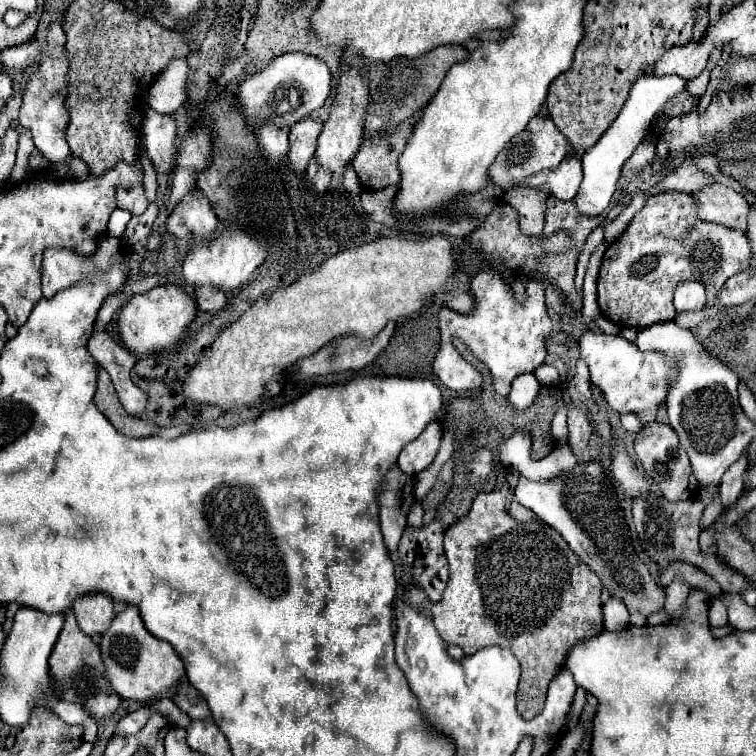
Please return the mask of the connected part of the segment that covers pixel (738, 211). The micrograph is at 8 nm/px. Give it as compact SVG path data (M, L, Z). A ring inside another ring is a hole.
M709 184L693 196L697 200L697 216L701 220L745 232L749 204L743 198L743 194L721 184Z

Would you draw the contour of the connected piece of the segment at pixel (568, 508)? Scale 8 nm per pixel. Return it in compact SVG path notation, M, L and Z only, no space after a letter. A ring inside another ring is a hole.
M601 462L579 464L557 478L541 482L519 478L513 496L519 504L535 512L537 518L555 528L567 540L569 548L599 576L603 588L607 588L611 596L623 598L629 610L637 610L643 616L663 610L665 588L651 580L647 566L643 566L641 558L635 554L623 508Z

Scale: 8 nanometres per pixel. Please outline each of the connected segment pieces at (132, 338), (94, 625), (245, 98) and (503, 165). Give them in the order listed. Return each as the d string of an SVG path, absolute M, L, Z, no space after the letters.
M157 286L147 294L135 294L121 308L117 326L123 344L137 356L147 356L155 350L173 350L183 340L187 326L197 314L195 300L175 286Z
M101 592L79 596L73 602L73 612L77 616L79 628L87 636L103 634L109 628L113 616L115 616L113 600L107 594L101 594Z
M289 52L277 56L263 72L249 76L237 94L237 100L247 116L251 128L273 120L275 124L295 124L309 116L313 110L321 108L331 92L331 72L327 64L311 54Z
M537 116L537 118L533 118L533 120L527 124L525 132L517 134L517 136L499 152L499 156L495 158L495 162L493 162L491 168L489 168L489 178L491 178L495 184L505 186L505 184L511 182L511 180L523 180L523 178L527 178L529 174L557 168L567 154L571 154L569 142L567 142L565 136L557 130L557 126L553 124L553 120L551 120L551 118Z

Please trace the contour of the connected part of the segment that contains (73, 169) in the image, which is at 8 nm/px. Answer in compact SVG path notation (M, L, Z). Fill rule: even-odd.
M71 156L71 160L69 160L69 172L71 172L73 178L77 178L77 180L89 178L89 168L87 168L87 164L85 164L81 158L77 158L77 156Z

